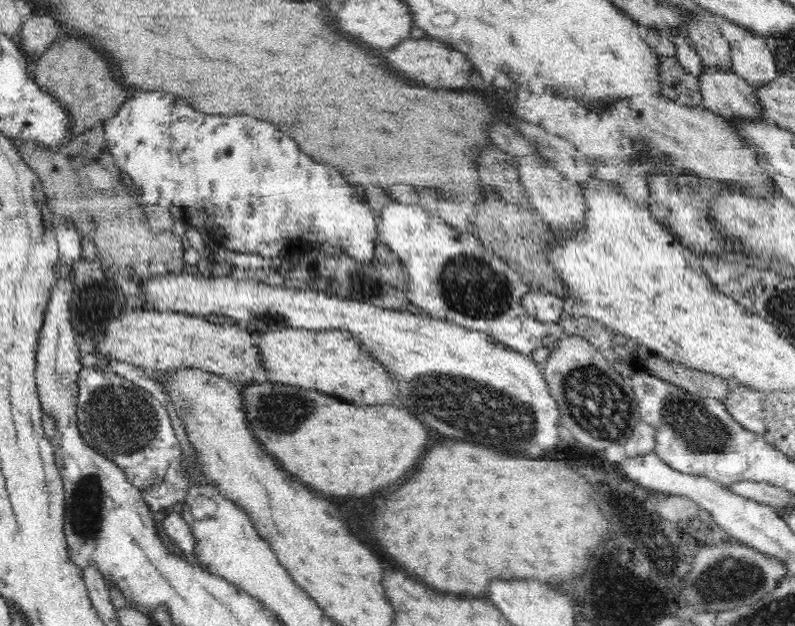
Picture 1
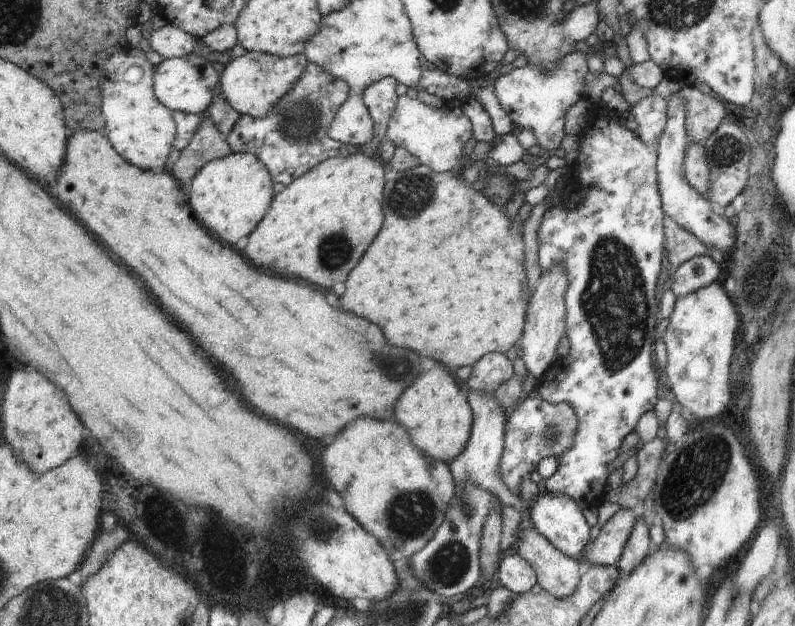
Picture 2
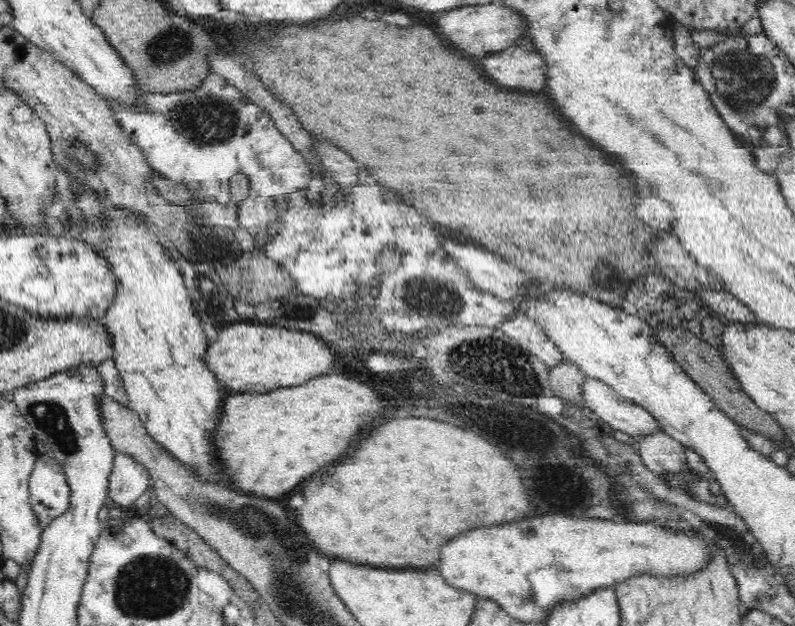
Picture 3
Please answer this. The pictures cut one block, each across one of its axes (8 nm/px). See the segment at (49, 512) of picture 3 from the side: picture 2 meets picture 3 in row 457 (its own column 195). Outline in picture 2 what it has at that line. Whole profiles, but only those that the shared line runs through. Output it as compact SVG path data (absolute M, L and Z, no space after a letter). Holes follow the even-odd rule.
M167 23L162 28L158 28L158 30L154 30L151 26L149 27L150 36L147 40L151 49L160 54L162 58L184 58L184 56L188 56L194 51L195 46L196 50L202 48L201 38L195 38L192 34L188 34L182 28L178 28L170 23Z

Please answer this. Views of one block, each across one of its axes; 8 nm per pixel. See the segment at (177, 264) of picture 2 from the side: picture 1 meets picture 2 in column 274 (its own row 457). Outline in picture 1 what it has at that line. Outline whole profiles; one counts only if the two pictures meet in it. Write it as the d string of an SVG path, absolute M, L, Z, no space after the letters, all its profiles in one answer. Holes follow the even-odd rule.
M258 384L242 392L250 428L282 470L312 490L362 498L408 474L426 450L428 430L406 408L354 406L322 392L286 384Z

